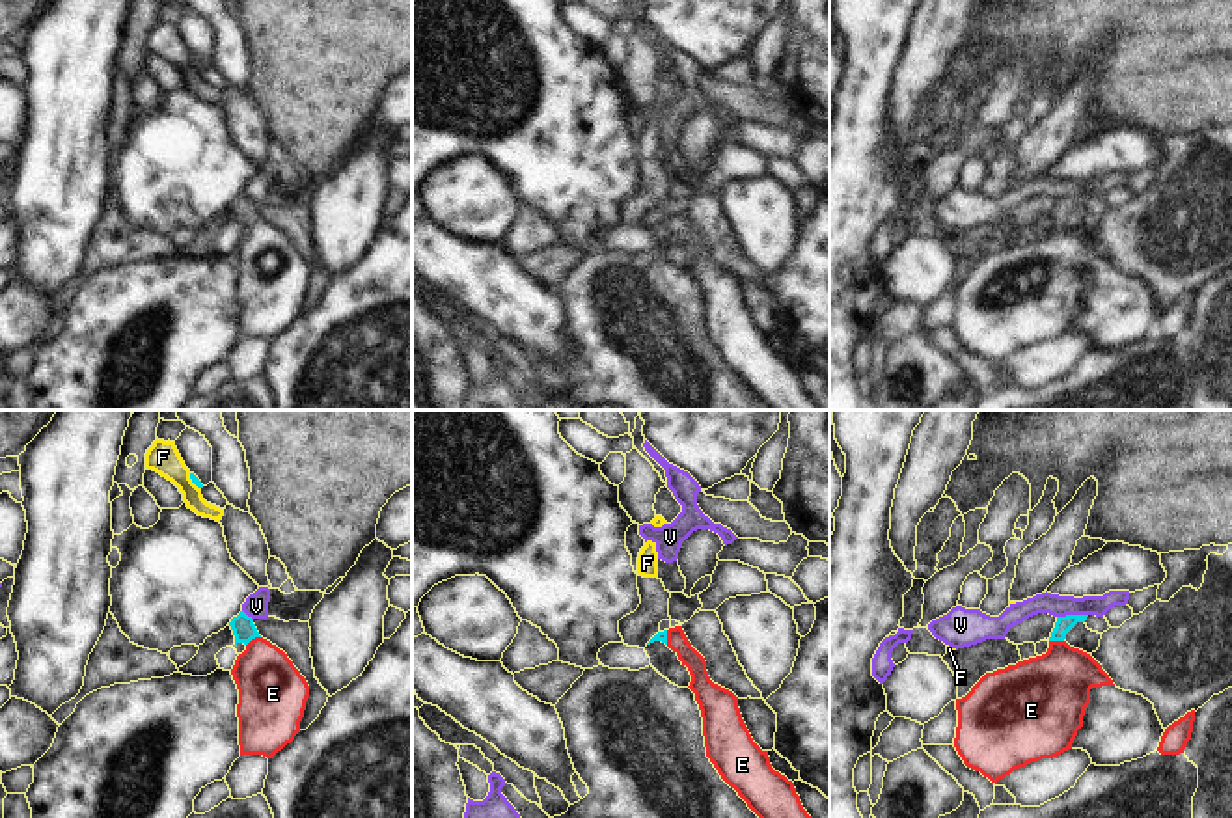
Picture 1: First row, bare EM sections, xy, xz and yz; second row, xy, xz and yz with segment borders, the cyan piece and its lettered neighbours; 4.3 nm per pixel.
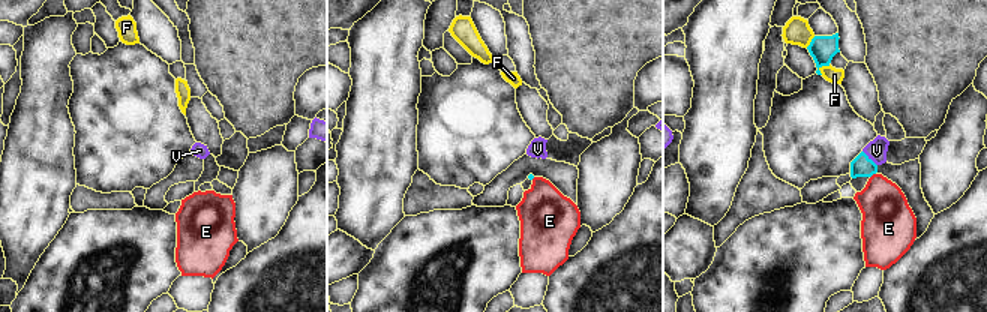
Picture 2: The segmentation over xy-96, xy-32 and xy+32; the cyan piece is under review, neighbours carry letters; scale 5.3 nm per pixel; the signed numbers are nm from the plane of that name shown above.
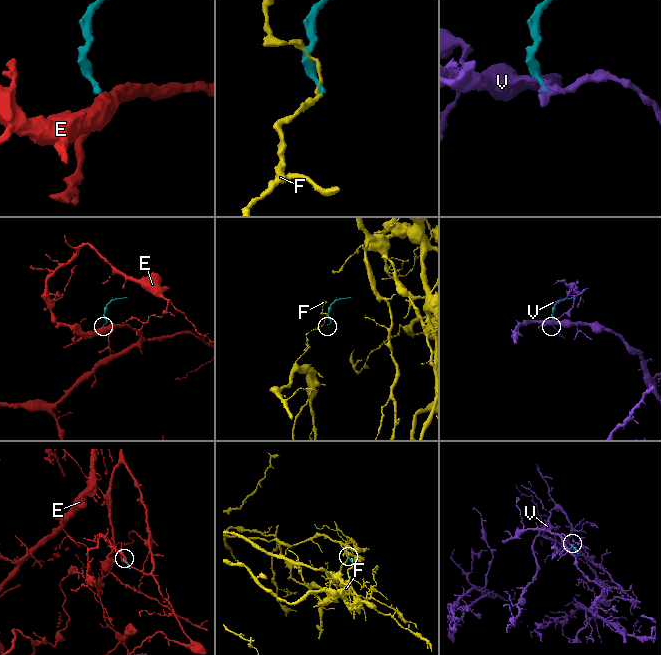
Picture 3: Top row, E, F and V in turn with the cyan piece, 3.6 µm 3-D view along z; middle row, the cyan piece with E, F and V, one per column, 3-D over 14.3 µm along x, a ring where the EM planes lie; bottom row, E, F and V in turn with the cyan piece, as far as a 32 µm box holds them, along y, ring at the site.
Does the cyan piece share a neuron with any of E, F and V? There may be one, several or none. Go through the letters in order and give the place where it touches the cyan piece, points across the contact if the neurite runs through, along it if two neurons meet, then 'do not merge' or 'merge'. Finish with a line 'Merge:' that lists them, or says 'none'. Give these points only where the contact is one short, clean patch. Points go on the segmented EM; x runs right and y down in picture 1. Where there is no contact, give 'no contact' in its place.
E: contact xy (252, 638); way xy (243, 627), (252, 638), (273, 692); merge
F: contact xy (192, 481); border xy (189, 474), (200, 489); do not merge
V: contact yz (1072, 615); border yz (1087, 613), (1057, 617); do not merge
Merge: E

